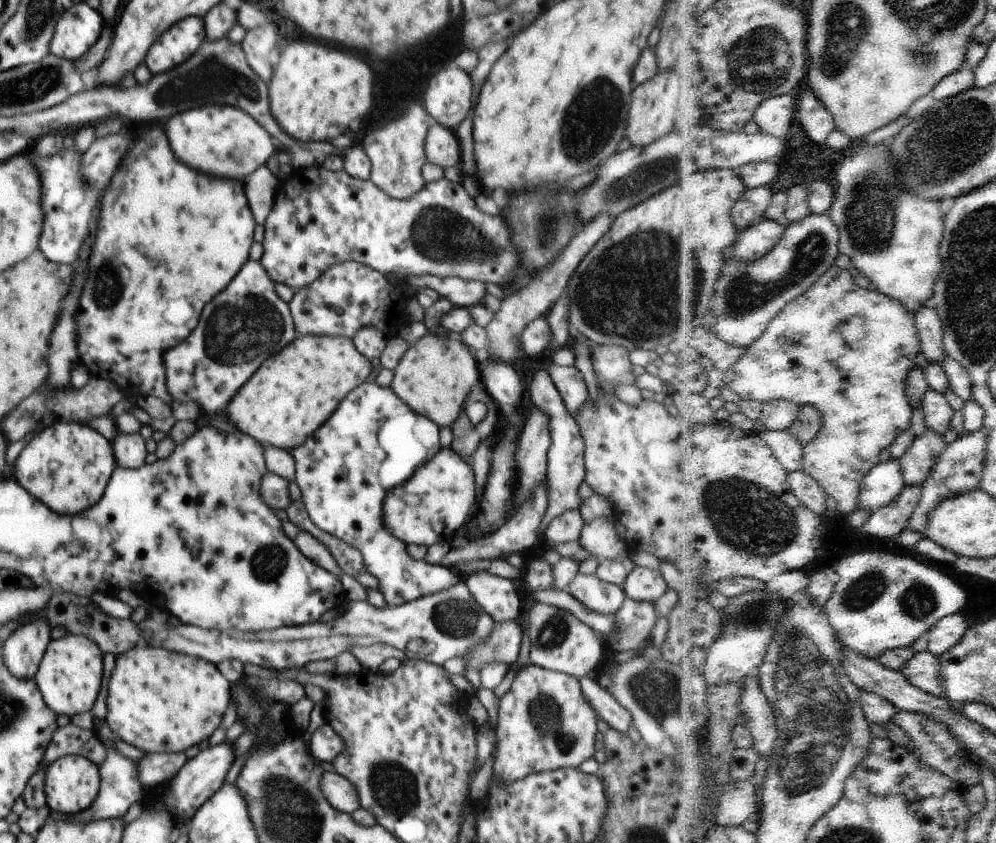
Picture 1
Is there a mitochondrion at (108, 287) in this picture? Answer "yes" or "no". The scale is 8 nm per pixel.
yes

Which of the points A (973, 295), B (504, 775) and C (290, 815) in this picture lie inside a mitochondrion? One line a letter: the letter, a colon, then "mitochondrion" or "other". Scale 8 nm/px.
A: mitochondrion
B: other
C: mitochondrion

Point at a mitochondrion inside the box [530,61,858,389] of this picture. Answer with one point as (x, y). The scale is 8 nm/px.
(608, 294)

